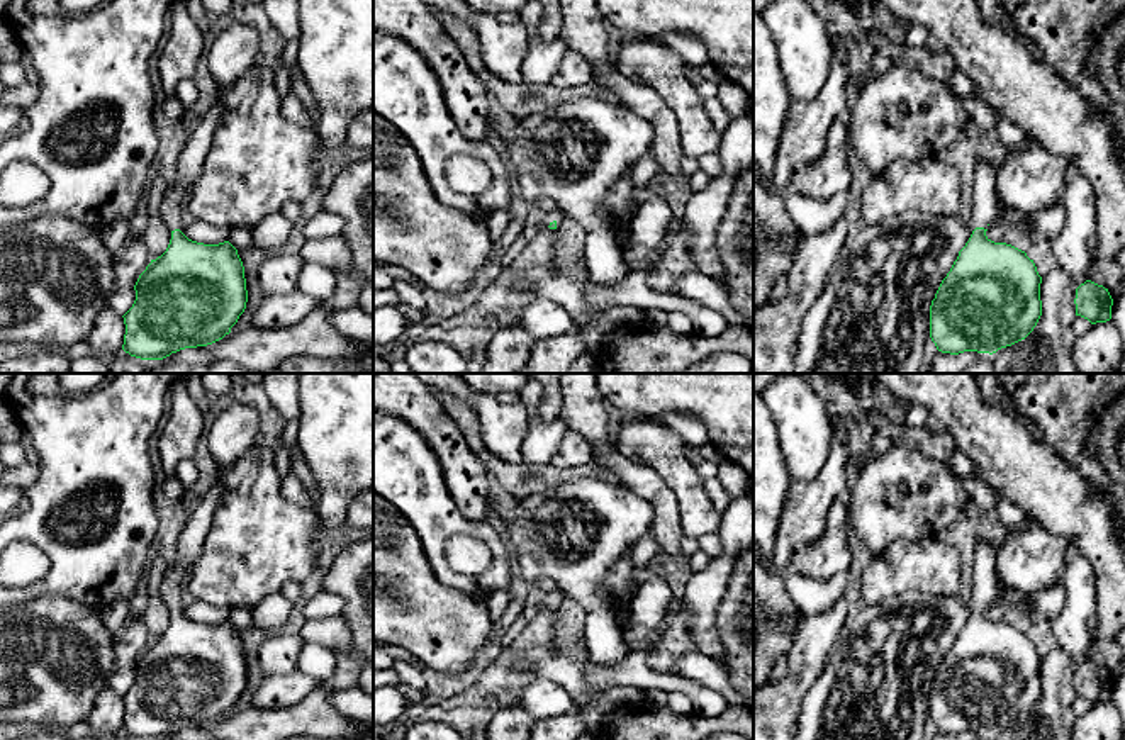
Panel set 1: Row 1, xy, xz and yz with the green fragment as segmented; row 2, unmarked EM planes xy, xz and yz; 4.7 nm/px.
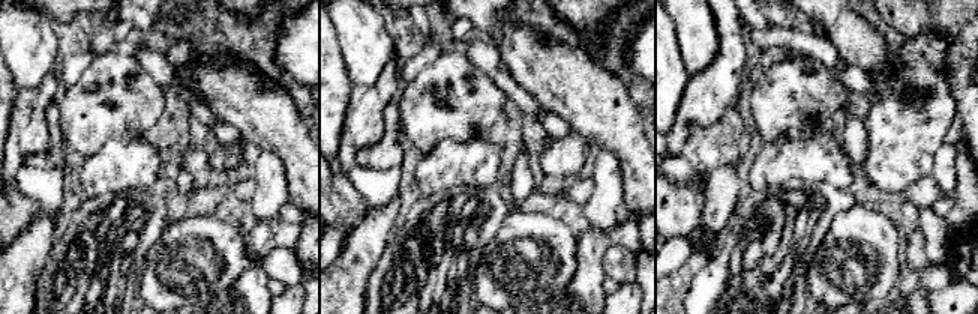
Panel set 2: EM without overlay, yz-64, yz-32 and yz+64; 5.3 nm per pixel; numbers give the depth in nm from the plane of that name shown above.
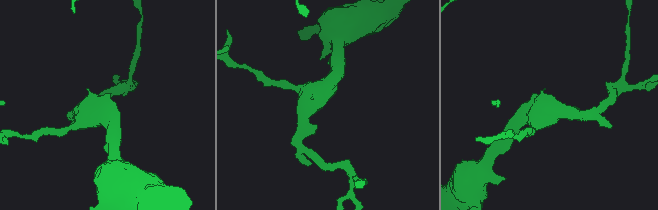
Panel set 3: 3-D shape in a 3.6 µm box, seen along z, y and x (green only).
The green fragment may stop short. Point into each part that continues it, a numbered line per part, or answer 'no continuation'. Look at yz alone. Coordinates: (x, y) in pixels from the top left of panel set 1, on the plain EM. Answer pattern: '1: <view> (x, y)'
1: yz (985, 581)

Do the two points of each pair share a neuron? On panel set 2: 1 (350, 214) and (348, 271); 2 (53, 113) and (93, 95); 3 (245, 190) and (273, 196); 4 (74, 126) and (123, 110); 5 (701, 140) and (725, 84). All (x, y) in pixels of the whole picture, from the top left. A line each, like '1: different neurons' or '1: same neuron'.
1: different neurons
2: different neurons
3: different neurons
4: same neuron
5: different neurons

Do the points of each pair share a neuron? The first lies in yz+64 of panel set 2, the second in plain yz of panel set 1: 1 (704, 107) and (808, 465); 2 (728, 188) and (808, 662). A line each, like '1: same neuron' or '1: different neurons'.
1: different neurons
2: same neuron

